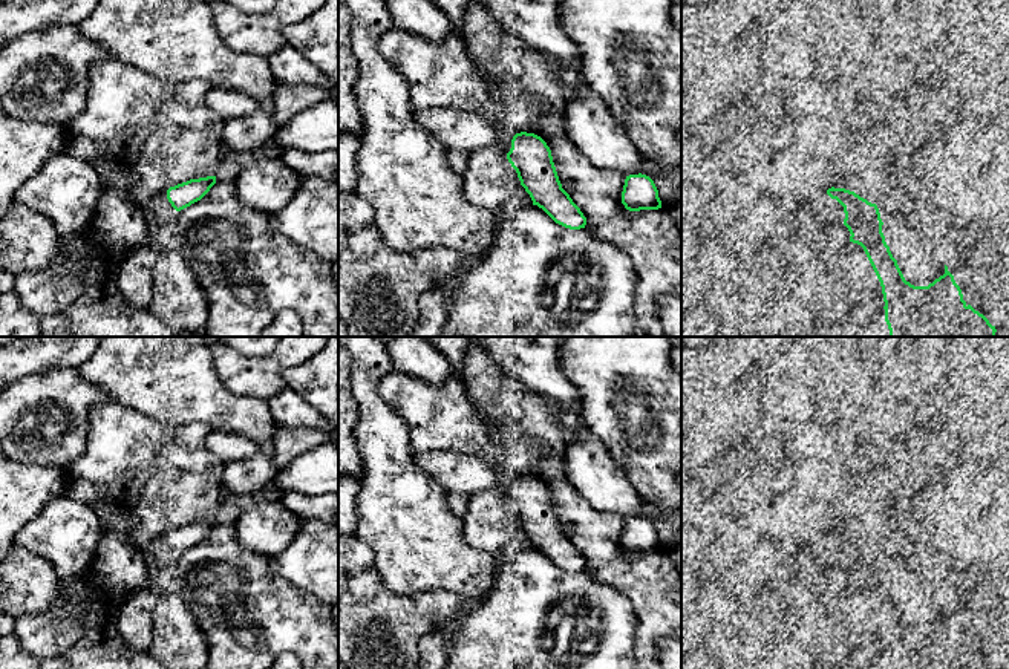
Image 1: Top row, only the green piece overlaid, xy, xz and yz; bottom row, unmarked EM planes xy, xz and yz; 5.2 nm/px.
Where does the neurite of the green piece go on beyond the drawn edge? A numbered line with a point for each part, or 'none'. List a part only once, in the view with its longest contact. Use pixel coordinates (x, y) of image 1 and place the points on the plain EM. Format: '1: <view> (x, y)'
1: yz (830, 551)

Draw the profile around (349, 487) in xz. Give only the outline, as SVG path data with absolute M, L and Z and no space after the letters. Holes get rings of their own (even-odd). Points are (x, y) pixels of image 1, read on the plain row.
M338 476L338 536L354 536L357 531L357 499L361 482L352 476Z

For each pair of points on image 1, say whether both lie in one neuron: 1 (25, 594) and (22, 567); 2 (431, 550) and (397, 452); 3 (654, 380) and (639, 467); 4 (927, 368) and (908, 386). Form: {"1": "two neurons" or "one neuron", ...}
{"1": "one neuron", "2": "one neuron", "3": "one neuron", "4": "two neurons"}

